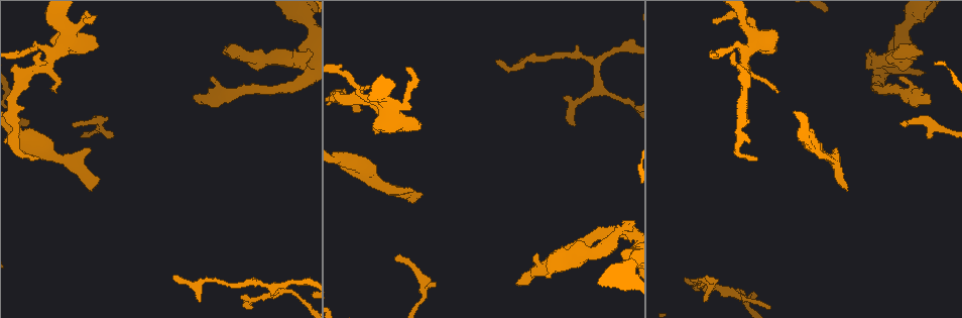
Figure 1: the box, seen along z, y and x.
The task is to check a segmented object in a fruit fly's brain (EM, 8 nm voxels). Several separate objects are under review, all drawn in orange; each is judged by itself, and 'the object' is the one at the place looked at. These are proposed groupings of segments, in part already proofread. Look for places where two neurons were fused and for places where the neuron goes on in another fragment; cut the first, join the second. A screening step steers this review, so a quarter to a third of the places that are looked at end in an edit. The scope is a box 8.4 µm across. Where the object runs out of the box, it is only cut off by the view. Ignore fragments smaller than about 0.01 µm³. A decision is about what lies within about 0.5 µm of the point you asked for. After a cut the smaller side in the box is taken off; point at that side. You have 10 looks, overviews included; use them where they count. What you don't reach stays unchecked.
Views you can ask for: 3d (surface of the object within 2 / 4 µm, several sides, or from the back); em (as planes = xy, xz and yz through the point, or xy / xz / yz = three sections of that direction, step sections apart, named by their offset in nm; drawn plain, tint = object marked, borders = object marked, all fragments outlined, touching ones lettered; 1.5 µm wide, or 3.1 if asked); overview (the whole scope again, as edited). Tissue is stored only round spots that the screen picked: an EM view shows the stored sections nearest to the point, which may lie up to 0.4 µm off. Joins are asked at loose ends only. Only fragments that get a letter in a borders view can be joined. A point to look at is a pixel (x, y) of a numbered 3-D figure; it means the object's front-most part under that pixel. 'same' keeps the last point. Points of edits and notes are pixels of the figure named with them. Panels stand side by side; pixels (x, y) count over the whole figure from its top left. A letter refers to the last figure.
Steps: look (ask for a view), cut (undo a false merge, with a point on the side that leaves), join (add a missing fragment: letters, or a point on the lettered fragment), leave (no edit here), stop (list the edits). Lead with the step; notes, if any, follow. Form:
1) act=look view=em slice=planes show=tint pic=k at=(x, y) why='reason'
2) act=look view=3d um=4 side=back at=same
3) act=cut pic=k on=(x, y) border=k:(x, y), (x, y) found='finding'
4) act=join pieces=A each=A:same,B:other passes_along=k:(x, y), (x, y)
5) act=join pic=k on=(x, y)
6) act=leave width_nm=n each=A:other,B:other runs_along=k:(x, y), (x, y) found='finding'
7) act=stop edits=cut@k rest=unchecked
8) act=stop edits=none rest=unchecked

act=look view=3d um=4 pic=1 at=(301, 65) why='sharp bend'

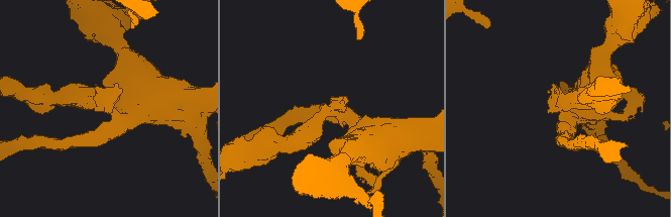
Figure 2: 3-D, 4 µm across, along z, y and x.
act=look view=em slice=yz step=4 show=tint pic=2 at=(336, 112) arms=3 arm_widths_nm=280,360,480

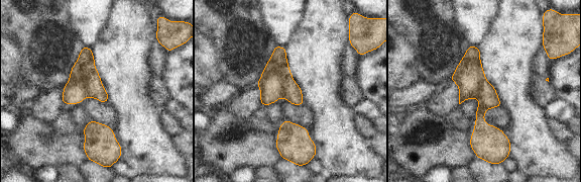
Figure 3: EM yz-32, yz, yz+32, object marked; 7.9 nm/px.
act=look view=em slice=planes show=borders at=same

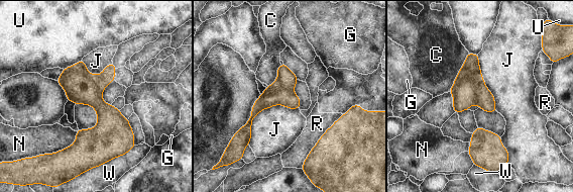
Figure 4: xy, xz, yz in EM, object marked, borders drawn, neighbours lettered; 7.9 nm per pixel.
act=leave each=C:other,G:other,J:other,N:other,R:other,U:other,W:other border=4:(299, 108), (262, 109), (249, 145) found='continuous, no second neuron'

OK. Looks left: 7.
act=look view=em slice=planes show=borders pic=1 at=(920, 52) why='an open end'

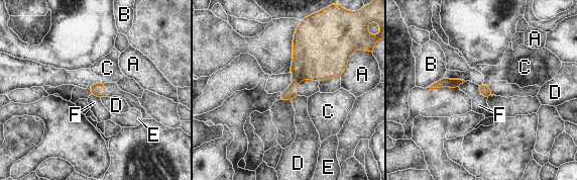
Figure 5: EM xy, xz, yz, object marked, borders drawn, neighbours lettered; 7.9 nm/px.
act=leave each=A:other,B:other,C:other,D:other,E:other,F:other border=5:(92, 94), (100, 99) found='none of them fits'

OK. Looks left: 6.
act=look view=em slice=xz step=4 show=borders pic=1 at=(407, 68)

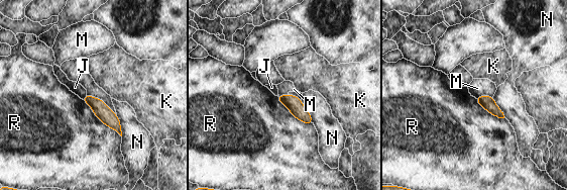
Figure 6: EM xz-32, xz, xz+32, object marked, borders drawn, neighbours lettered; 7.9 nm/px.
act=look view=em slice=planes show=borders at=same why='another direction'

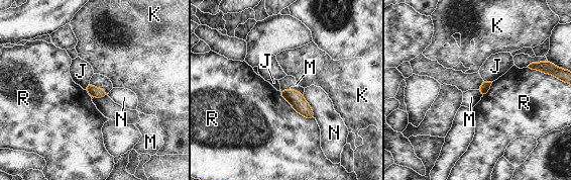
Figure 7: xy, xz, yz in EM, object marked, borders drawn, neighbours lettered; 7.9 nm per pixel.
act=leave each=J:other,K:other,M:other,N:other,R:other found='none of them fits'

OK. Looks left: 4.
act=look view=em slice=planes show=tint pic=1 at=(595, 61)

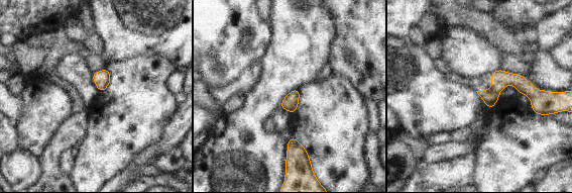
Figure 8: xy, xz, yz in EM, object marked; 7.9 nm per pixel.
act=look view=em slice=planes show=borders at=same why='what lies round it'

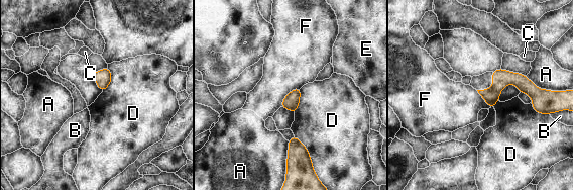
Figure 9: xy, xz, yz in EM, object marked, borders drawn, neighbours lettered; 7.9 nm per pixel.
act=leave width_nm=130 each=A:other,B:other,C:other,D:other,E:other,F:other found='continuous, no second neuron'

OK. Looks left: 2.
act=stop edits=none rest=unchecked

